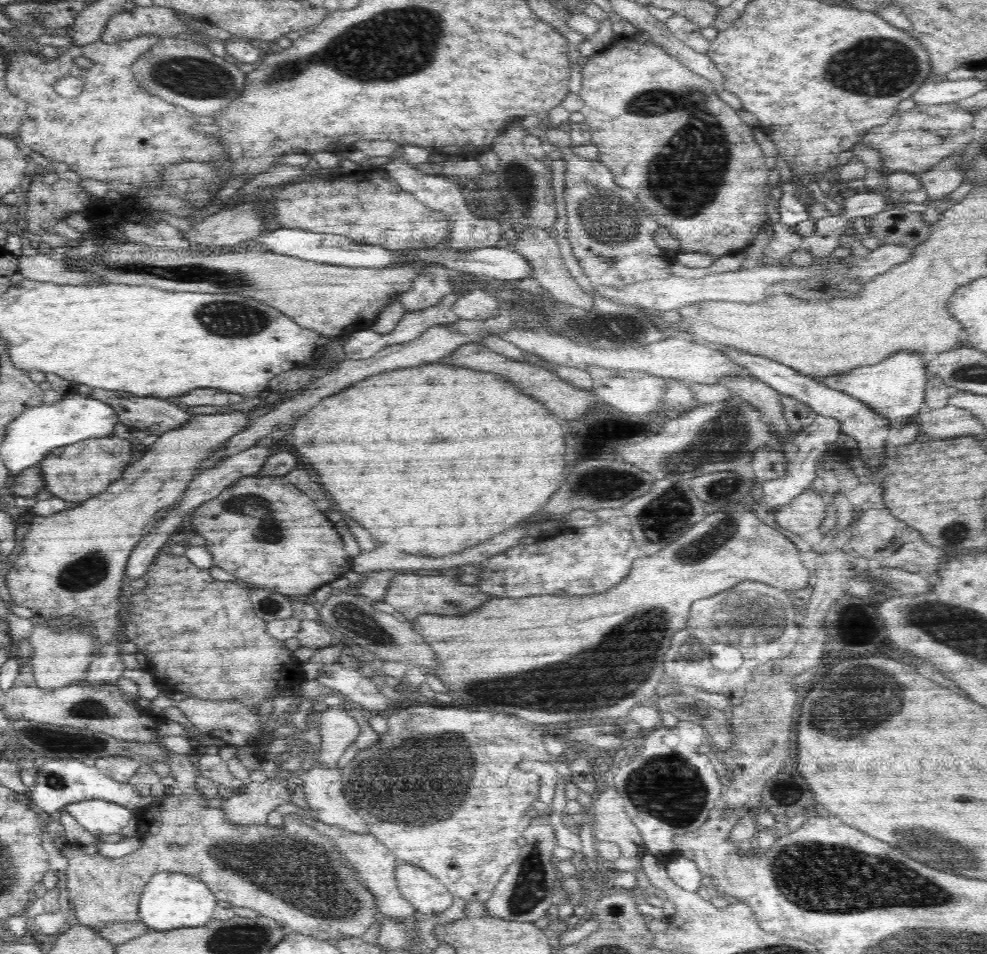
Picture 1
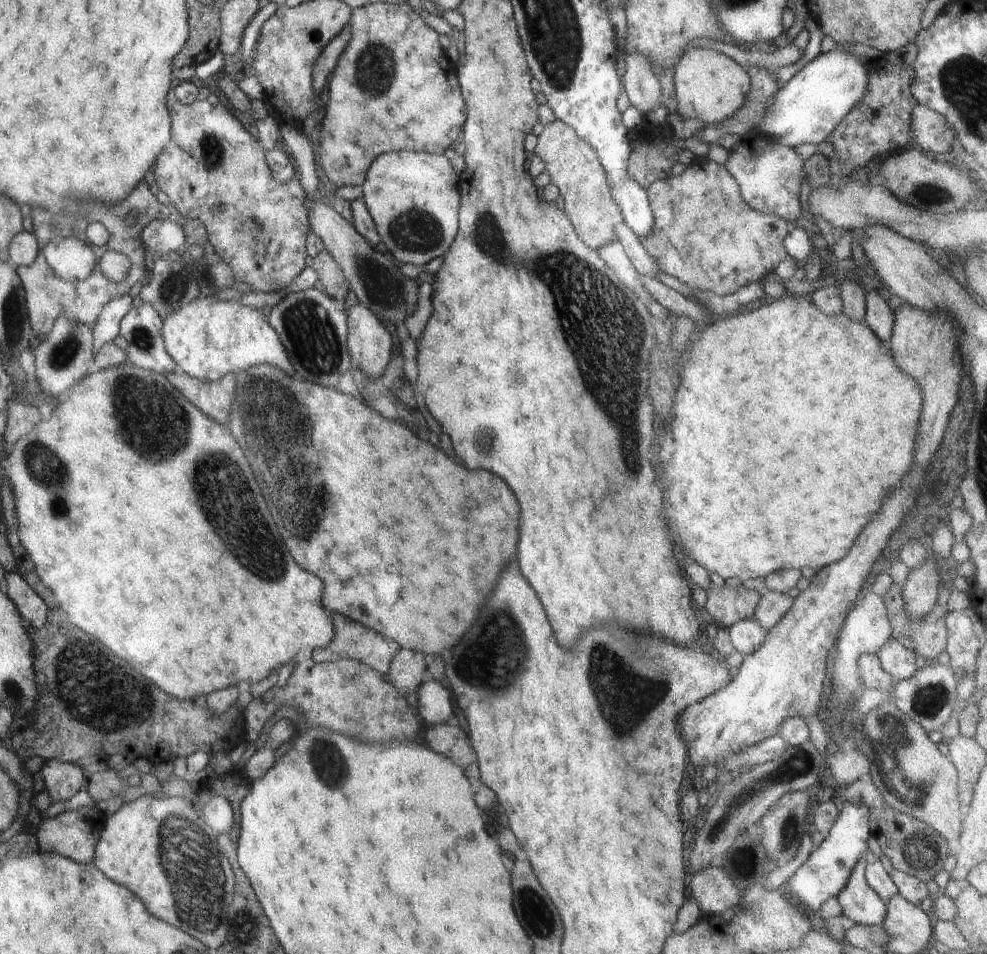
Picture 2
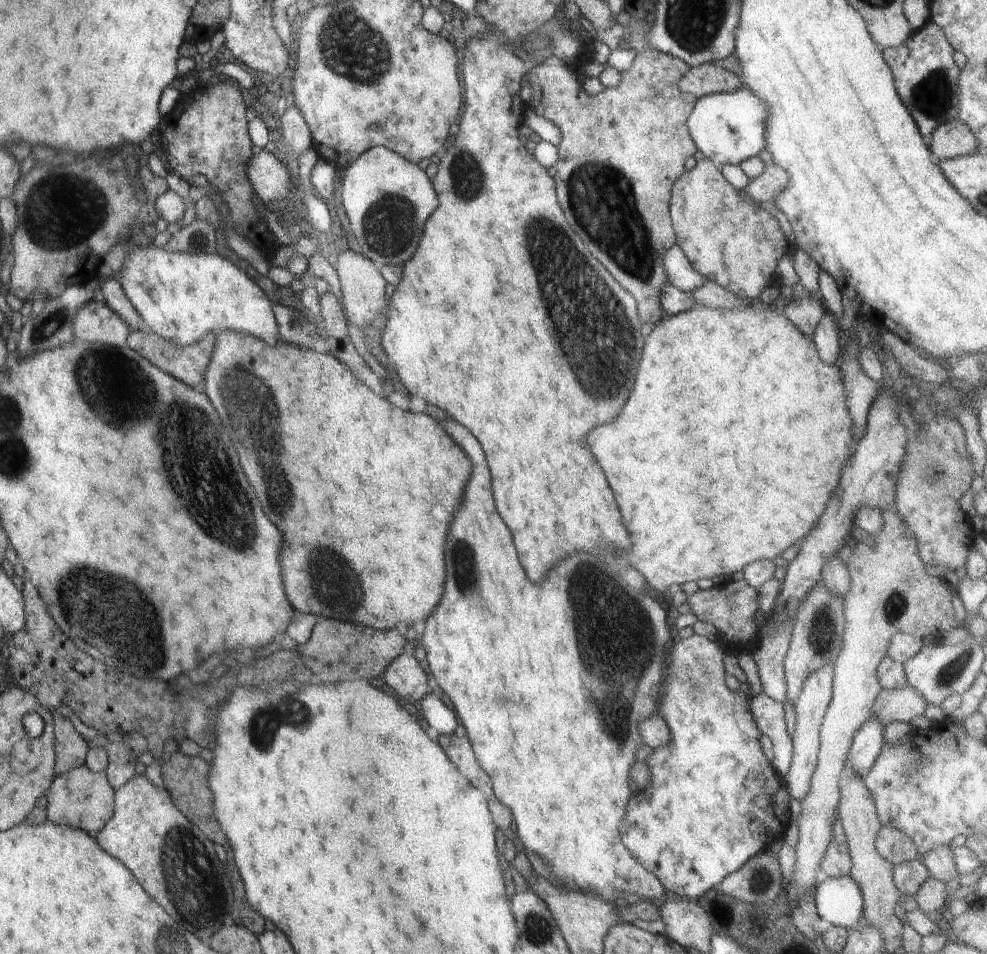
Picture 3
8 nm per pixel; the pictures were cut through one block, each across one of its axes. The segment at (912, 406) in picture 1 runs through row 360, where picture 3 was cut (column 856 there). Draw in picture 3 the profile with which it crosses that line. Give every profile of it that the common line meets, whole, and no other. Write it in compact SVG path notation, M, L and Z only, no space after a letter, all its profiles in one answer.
M852 875L823 878L813 892L819 918L849 932L862 924L863 894Z

